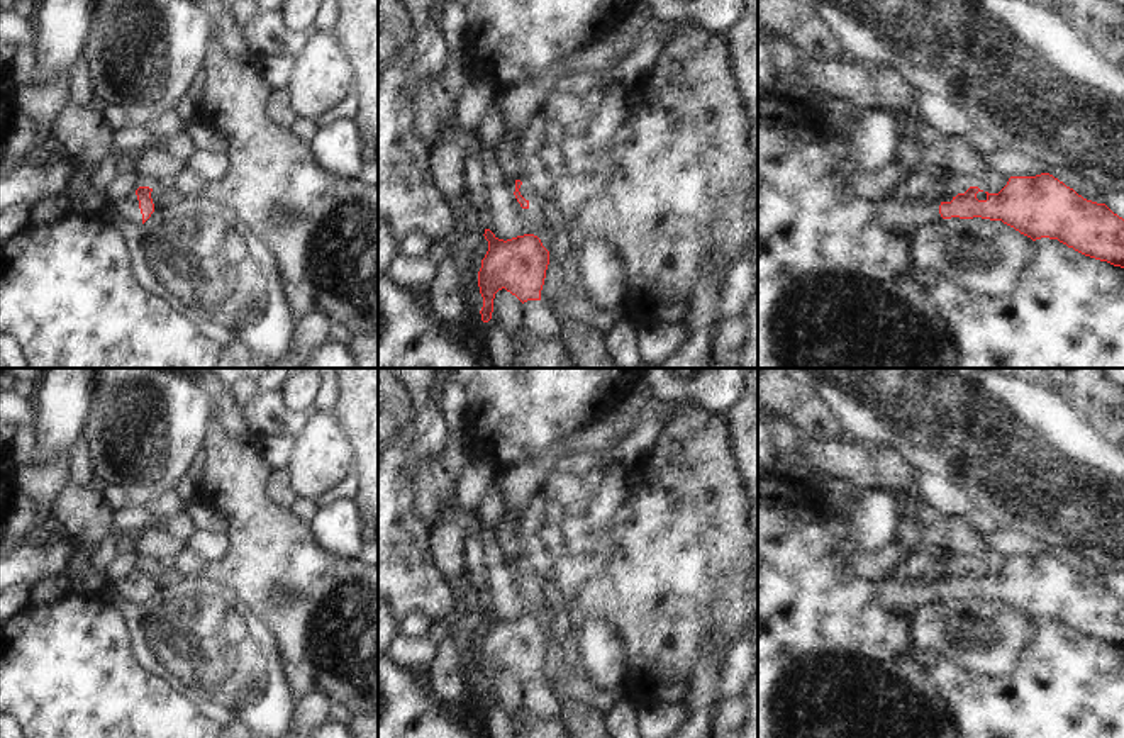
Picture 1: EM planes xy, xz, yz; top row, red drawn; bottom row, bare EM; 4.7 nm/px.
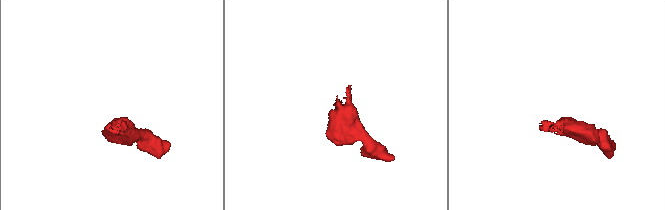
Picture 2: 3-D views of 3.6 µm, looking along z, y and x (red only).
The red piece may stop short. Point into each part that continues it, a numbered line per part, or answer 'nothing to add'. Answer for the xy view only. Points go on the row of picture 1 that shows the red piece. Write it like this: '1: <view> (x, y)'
1: xy (127, 207)

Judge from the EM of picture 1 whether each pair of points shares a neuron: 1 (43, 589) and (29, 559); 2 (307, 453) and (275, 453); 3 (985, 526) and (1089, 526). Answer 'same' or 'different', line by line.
1: different
2: different
3: different

